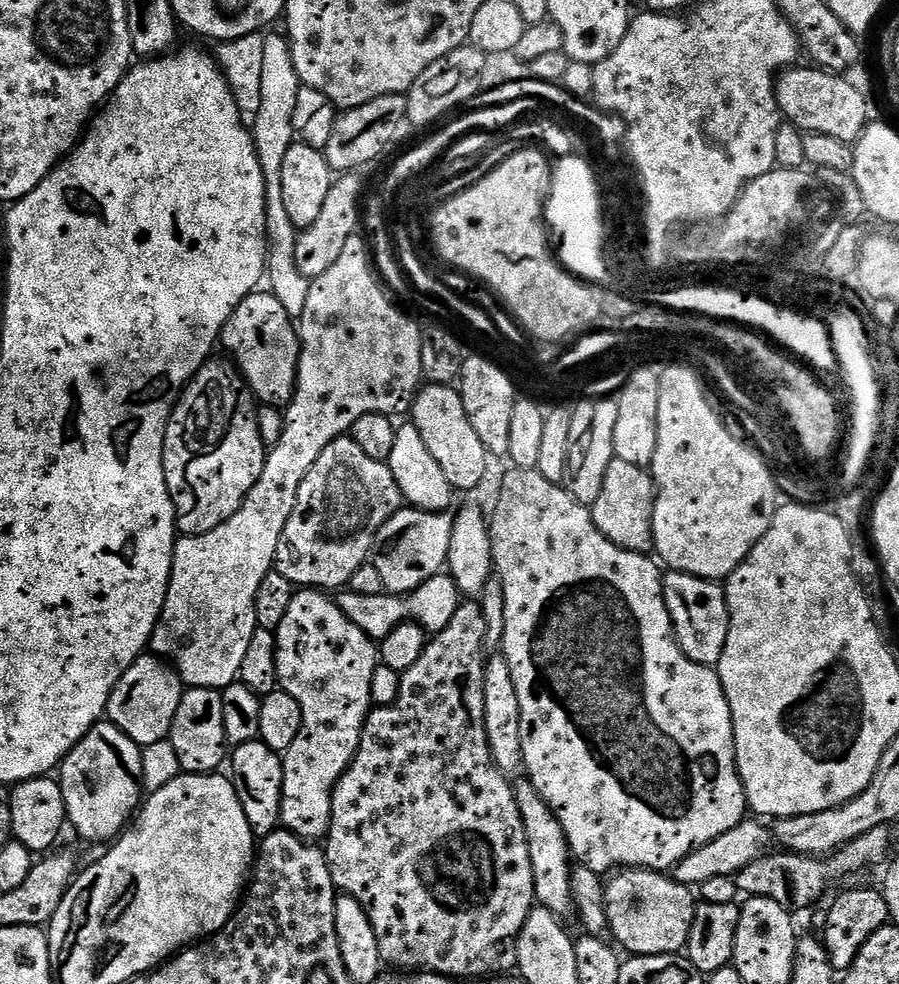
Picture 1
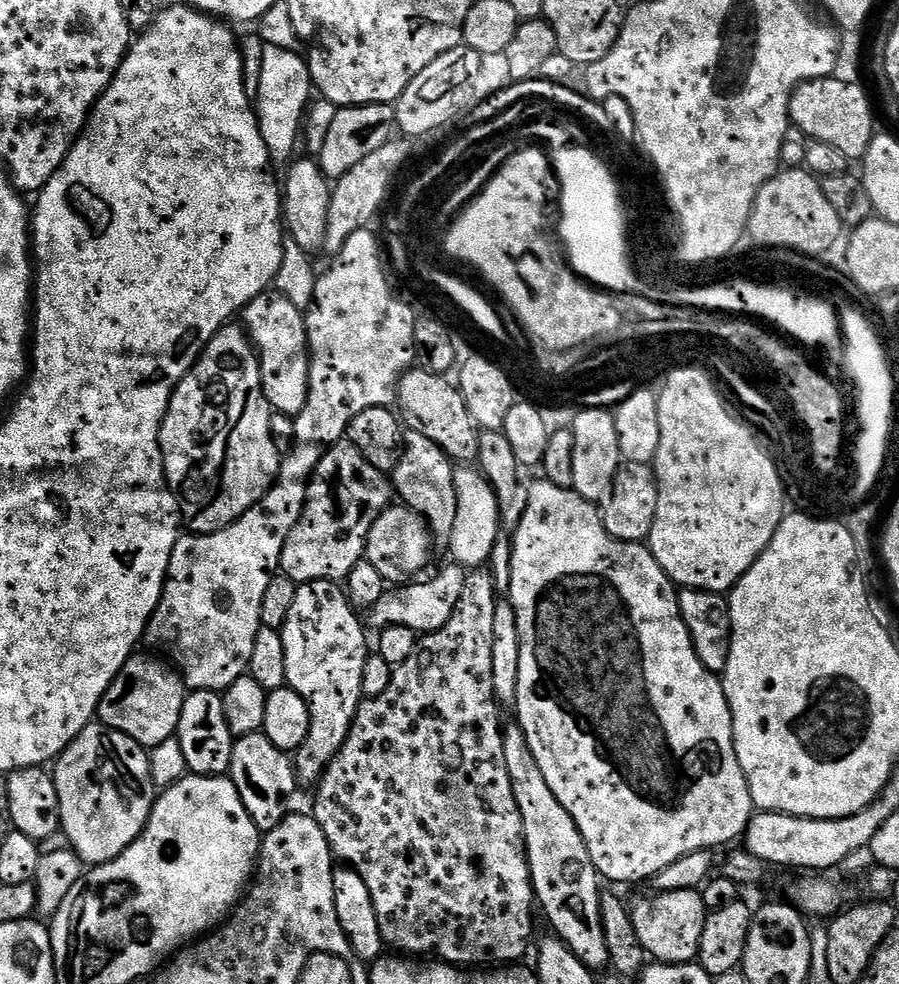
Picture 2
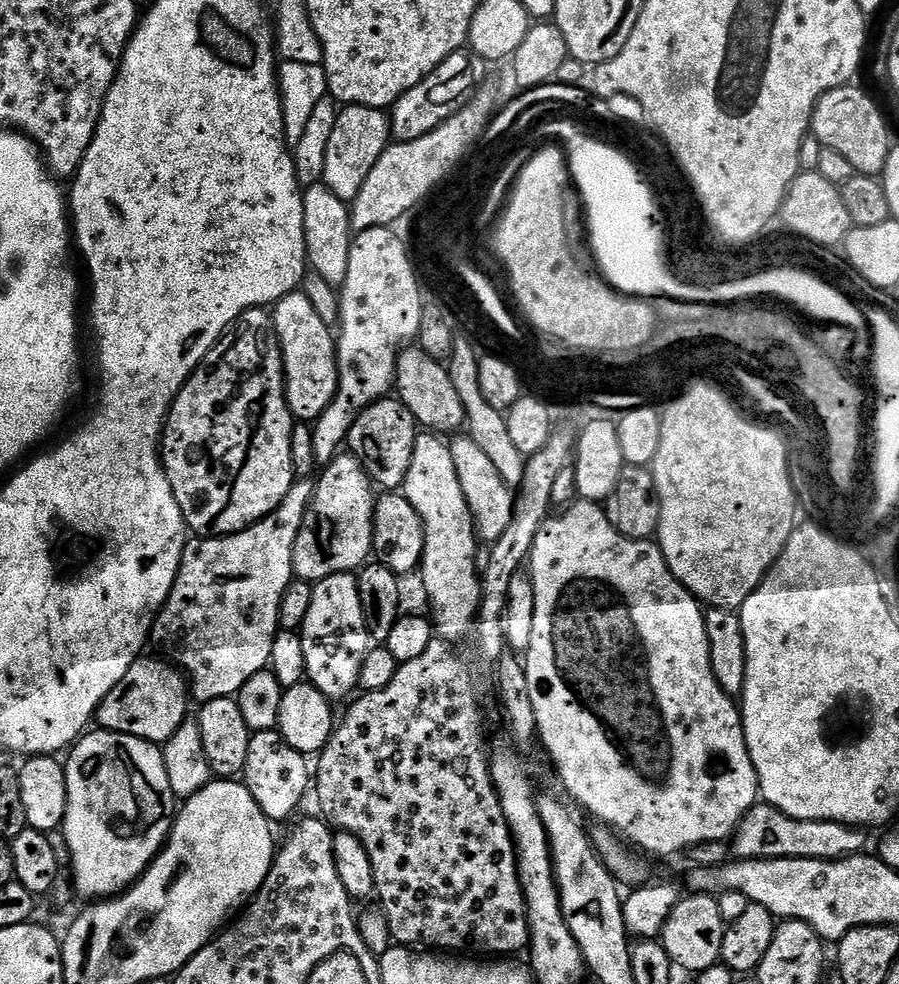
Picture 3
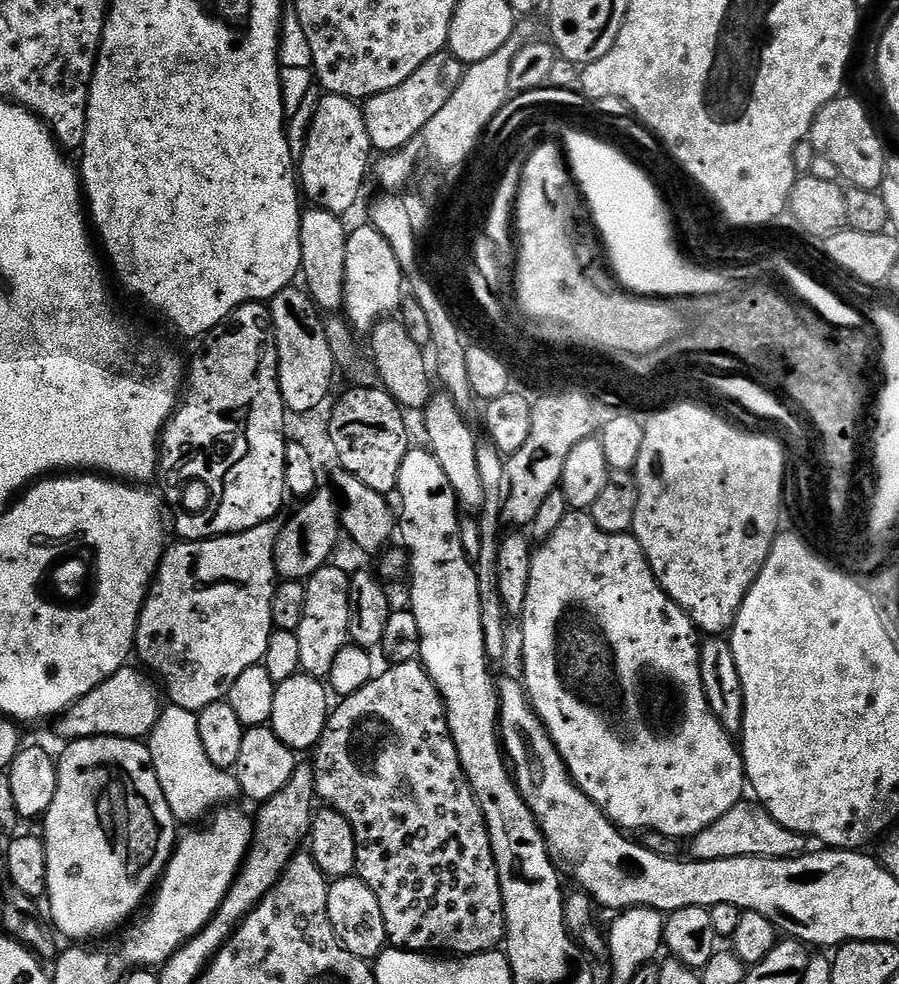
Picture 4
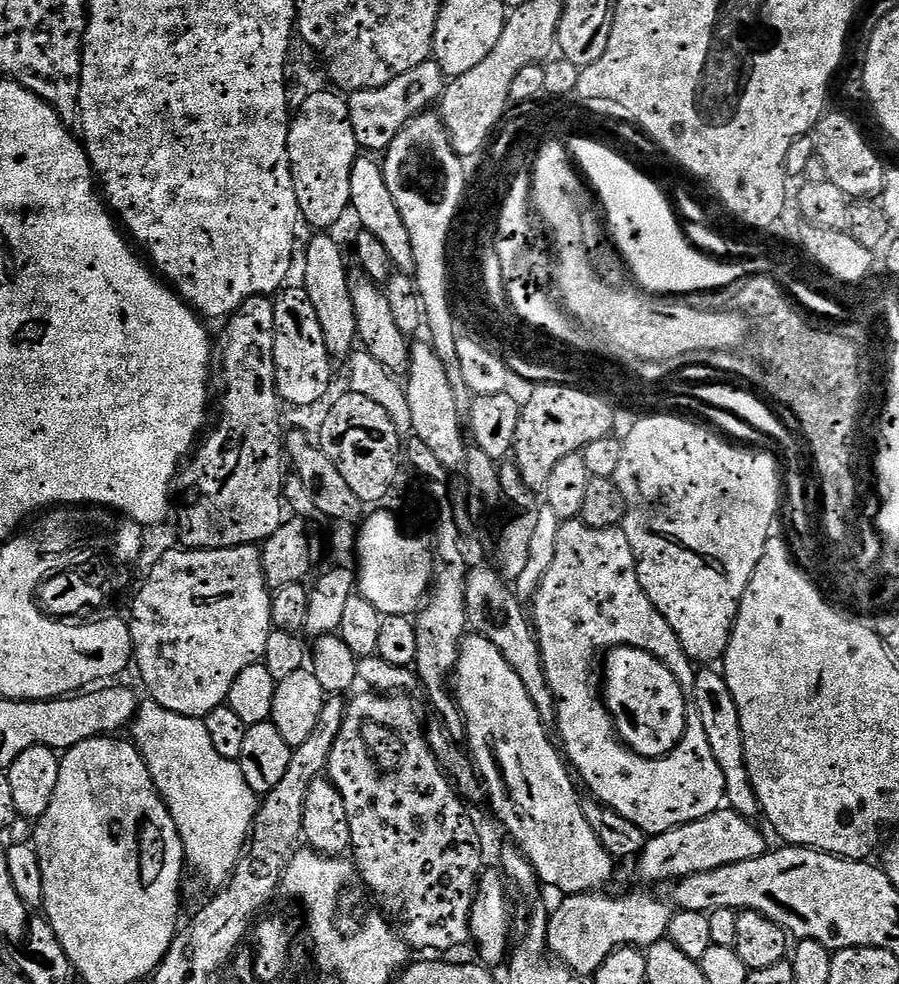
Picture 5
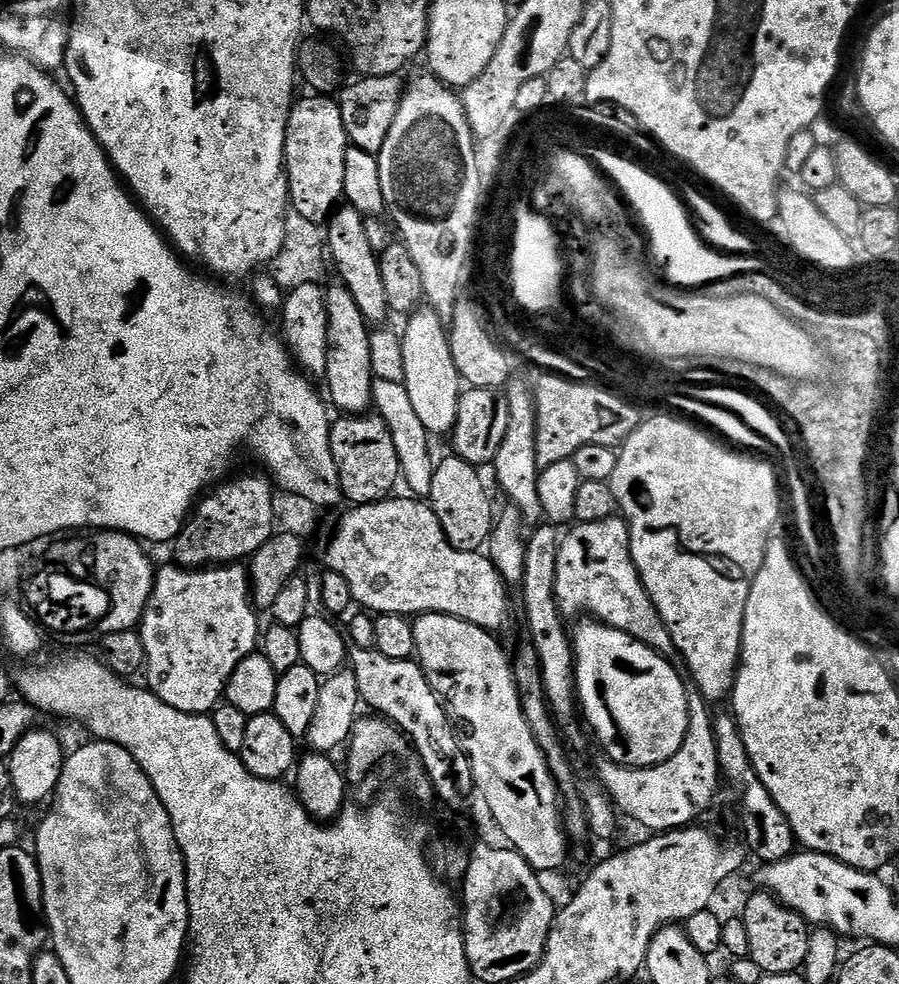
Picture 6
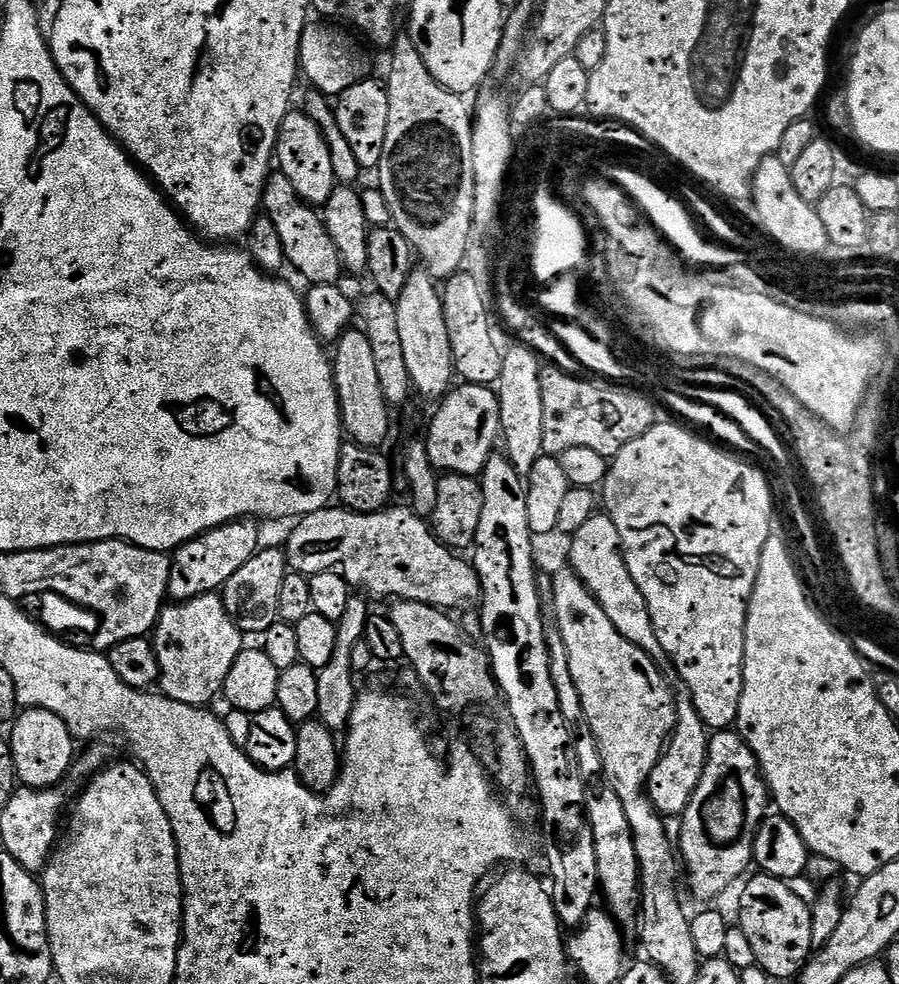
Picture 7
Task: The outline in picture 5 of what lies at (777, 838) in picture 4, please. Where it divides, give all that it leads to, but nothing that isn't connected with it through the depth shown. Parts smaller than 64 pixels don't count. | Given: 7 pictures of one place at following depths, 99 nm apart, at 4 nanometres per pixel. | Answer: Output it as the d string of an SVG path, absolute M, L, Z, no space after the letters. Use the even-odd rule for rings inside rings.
M725 806L706 818L678 826L669 832L651 837L638 856L640 872L648 880L679 882L686 876L709 872L738 862L750 862L769 851L768 840L755 828L749 817Z

